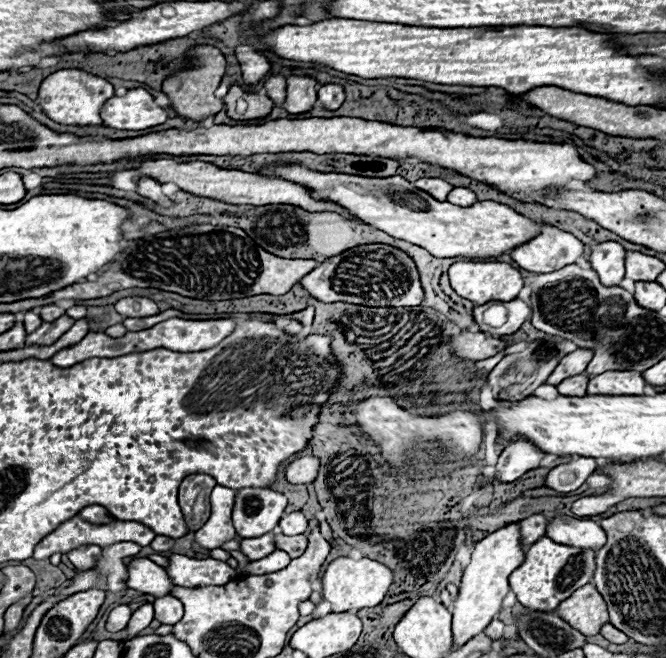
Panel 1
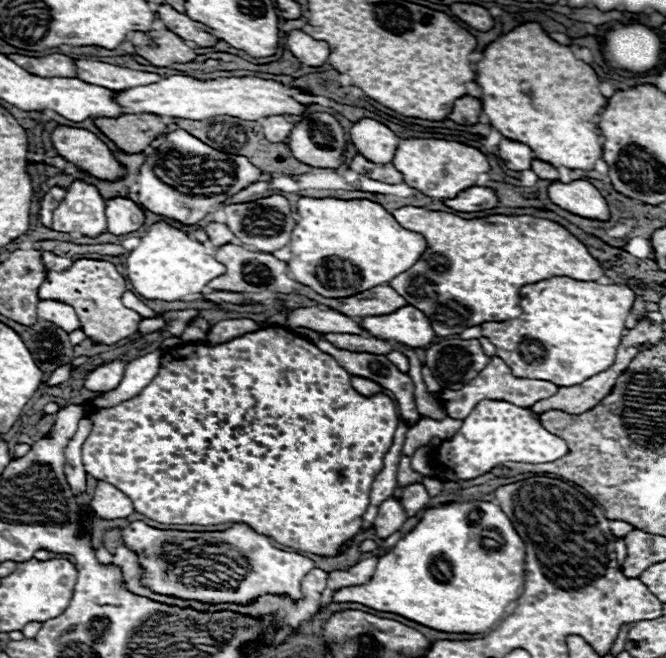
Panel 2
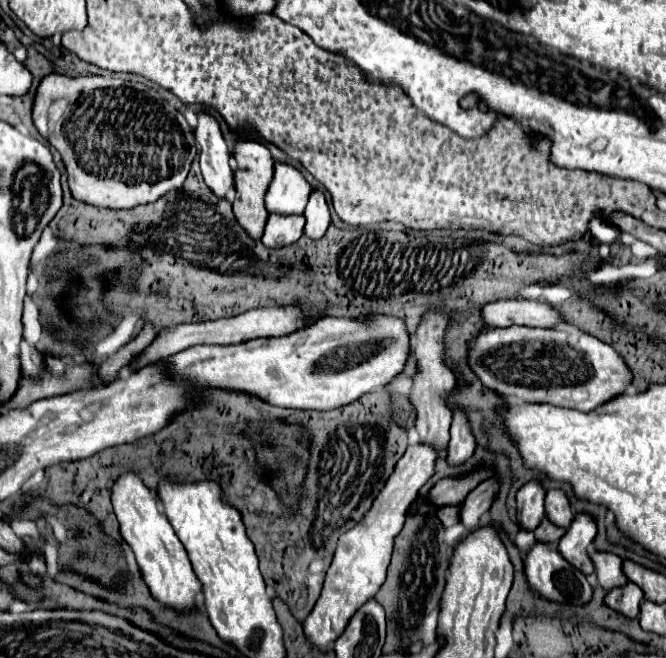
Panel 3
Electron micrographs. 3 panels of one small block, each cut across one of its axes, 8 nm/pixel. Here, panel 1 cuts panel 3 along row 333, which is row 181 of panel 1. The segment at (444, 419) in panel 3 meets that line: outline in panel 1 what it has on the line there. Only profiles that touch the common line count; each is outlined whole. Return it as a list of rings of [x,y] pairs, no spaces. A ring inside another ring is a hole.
[[[420,178],[420,180],[414,182],[414,186],[420,188],[420,190],[424,190],[424,192],[428,192],[430,196],[434,196],[436,200],[442,200],[442,202],[446,200],[448,192],[454,188],[452,184],[440,180],[440,178]]]

